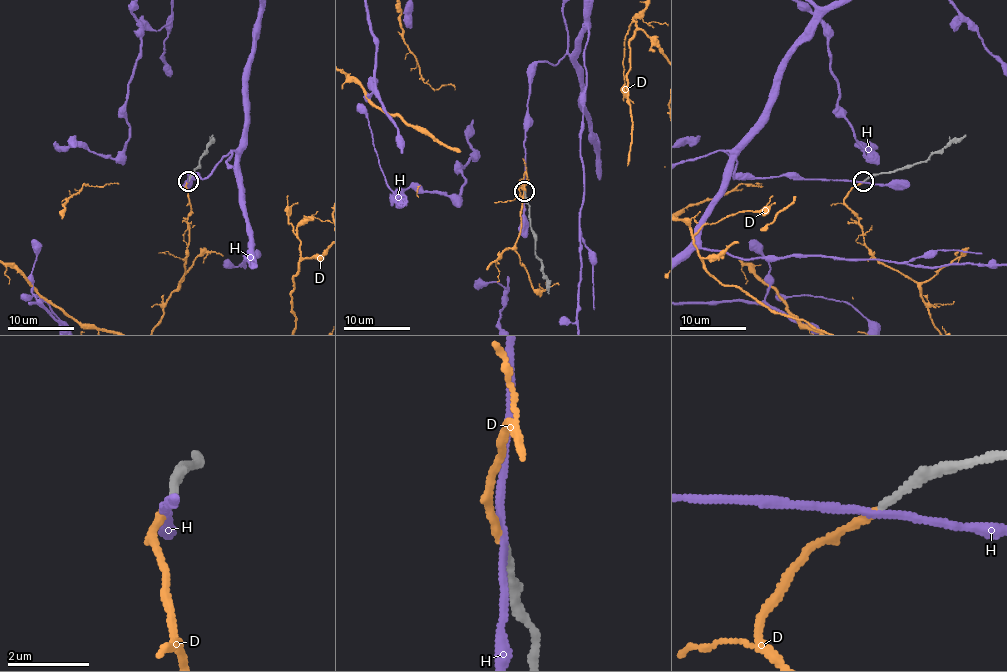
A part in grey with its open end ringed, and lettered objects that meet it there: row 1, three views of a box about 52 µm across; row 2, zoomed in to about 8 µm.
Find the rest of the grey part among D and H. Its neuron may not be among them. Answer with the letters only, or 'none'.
D

